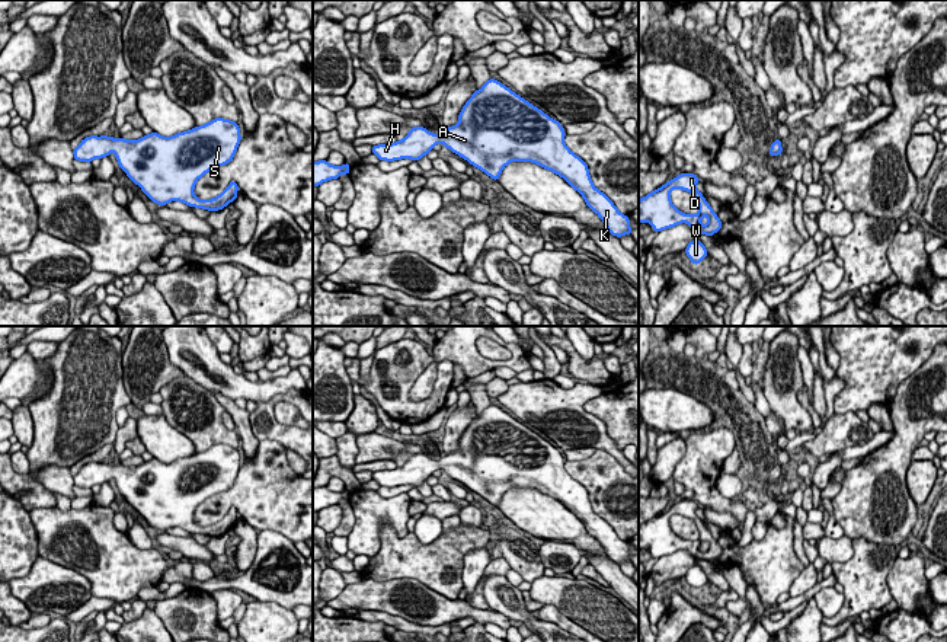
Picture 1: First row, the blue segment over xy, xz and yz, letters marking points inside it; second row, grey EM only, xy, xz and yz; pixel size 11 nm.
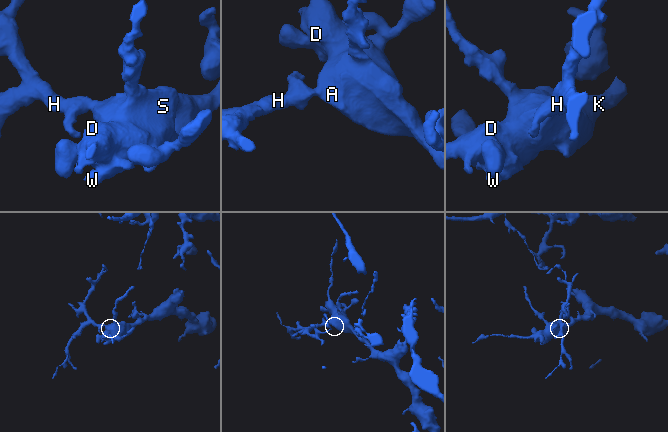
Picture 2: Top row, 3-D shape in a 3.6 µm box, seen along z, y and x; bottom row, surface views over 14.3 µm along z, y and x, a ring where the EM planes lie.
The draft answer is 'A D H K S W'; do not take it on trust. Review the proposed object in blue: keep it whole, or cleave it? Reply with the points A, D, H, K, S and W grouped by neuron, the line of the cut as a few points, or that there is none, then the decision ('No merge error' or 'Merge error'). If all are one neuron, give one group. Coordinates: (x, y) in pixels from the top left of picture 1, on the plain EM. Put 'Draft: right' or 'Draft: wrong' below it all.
Groups: A D H K S W. No split. No merge error
Draft: right

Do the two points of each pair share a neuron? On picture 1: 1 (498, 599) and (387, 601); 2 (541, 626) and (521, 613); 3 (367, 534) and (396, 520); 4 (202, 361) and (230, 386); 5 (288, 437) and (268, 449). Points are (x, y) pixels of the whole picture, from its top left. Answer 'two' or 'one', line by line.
1: two
2: one
3: one
4: one
5: two

